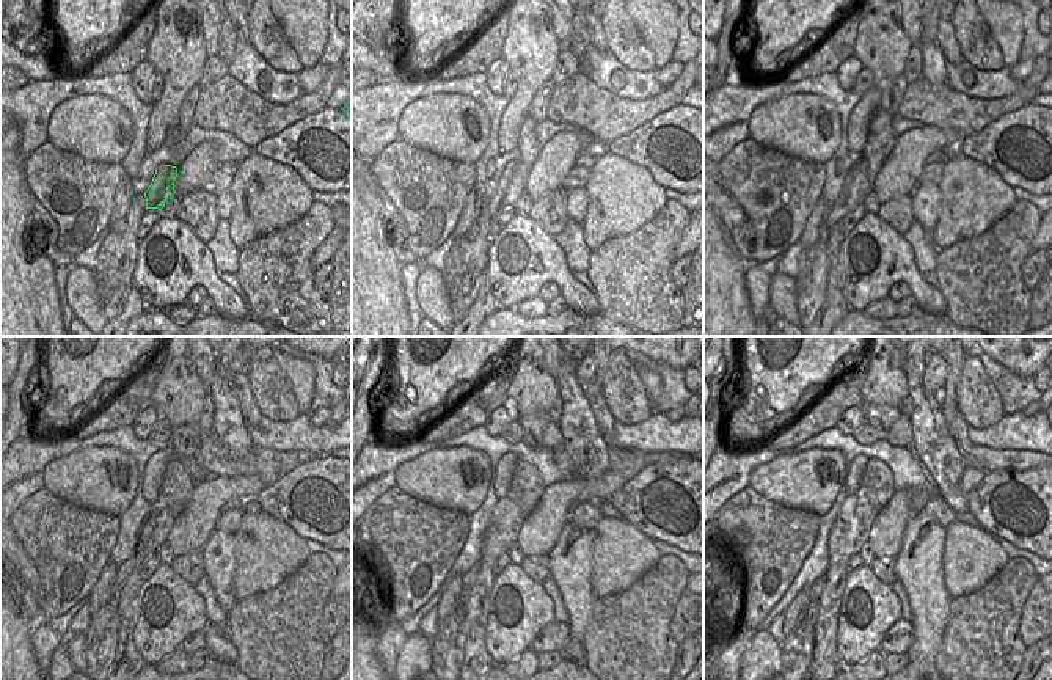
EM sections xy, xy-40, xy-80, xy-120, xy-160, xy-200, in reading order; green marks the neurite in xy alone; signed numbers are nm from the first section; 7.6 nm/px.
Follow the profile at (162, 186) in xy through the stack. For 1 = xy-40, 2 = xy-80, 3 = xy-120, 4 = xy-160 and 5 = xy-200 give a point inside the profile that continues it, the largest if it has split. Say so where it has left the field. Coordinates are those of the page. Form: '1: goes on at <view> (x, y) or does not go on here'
1: goes on at xy-40 (511, 186)
2: goes on at xy-80 (856, 186)
3: goes on at xy-120 (145, 547)
4: goes on at xy-160 (468, 580)
5: goes on at xy-200 (815, 589)

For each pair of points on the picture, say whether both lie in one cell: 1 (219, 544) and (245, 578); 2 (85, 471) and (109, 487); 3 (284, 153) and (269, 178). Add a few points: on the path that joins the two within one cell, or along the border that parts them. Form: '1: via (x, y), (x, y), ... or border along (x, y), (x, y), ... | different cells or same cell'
1: border along (233, 534), (234, 595), (237, 599) | different cells
2: via (91, 478), (102, 481) | same cell
3: border along (253, 151), (288, 164), (306, 184) | different cells

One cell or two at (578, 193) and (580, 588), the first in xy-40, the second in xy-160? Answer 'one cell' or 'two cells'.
one cell

